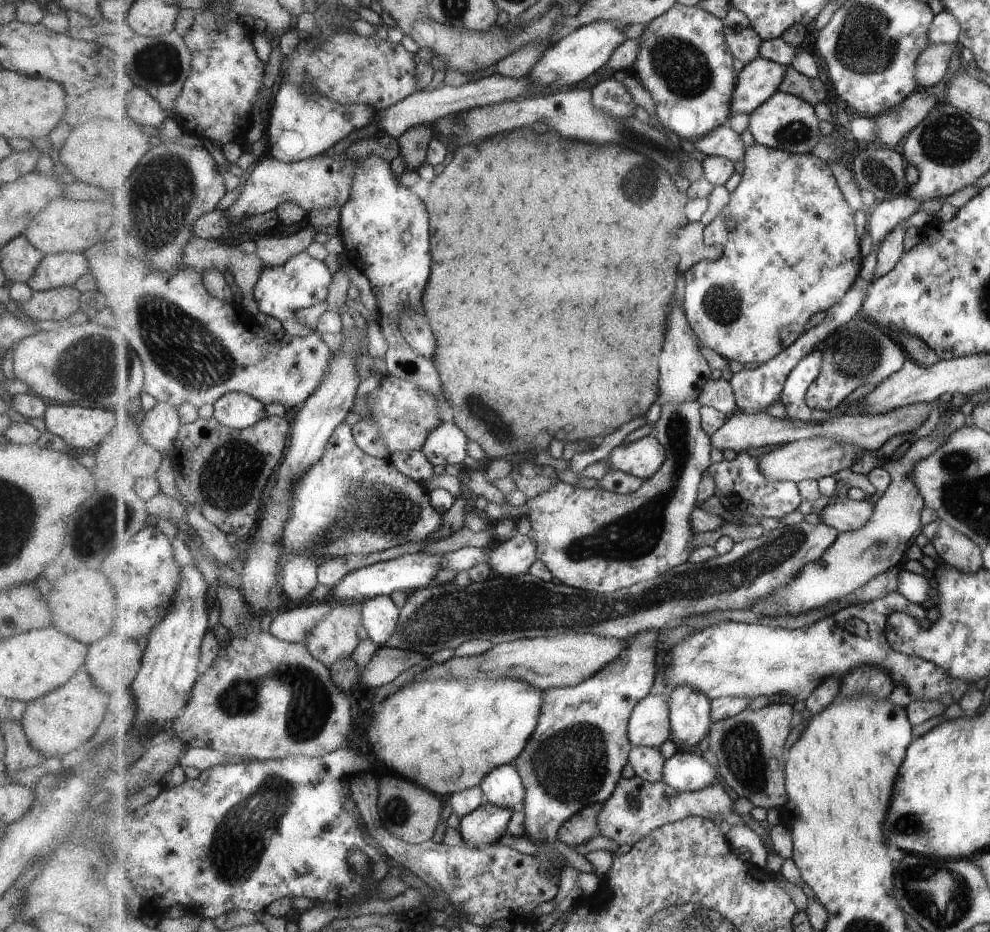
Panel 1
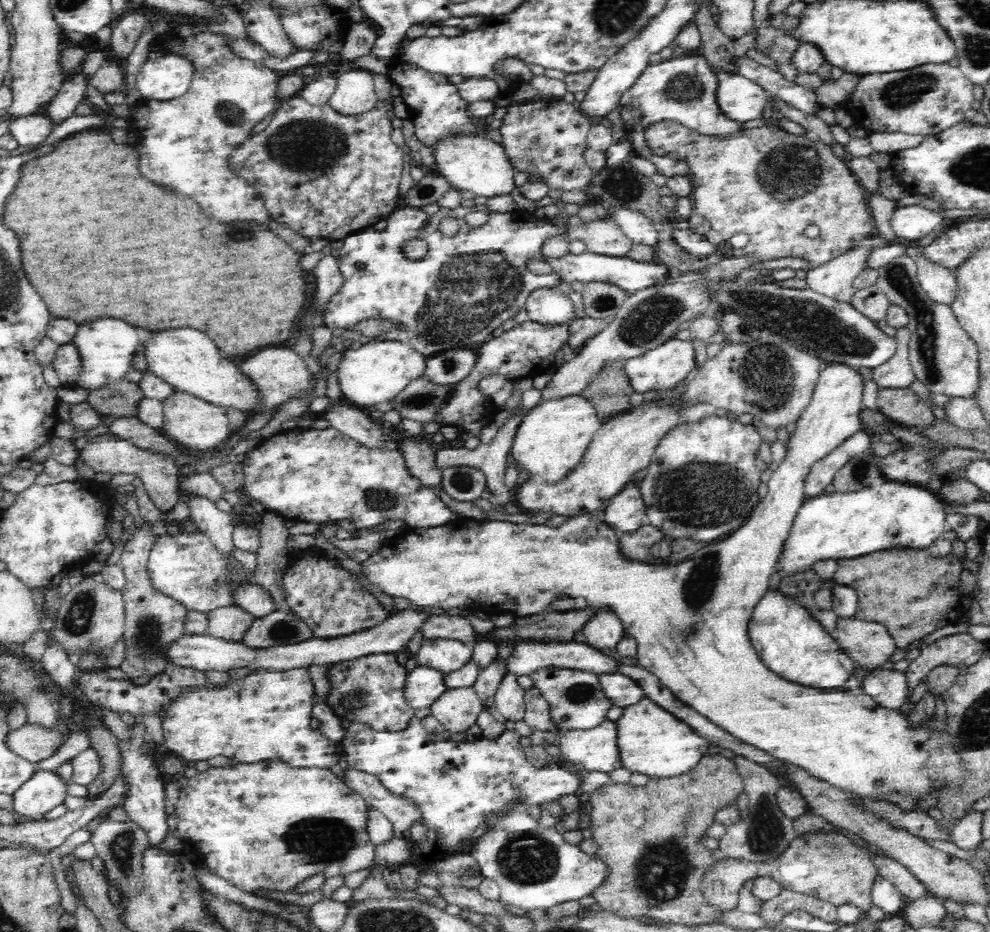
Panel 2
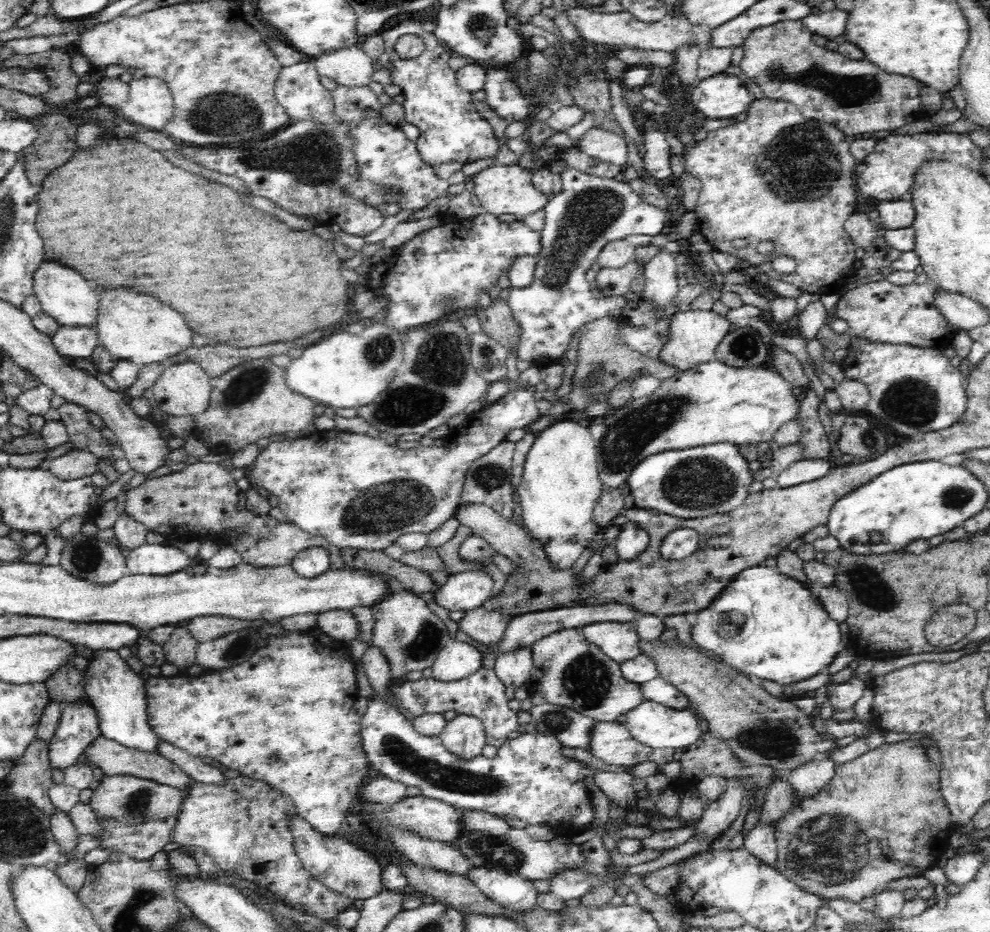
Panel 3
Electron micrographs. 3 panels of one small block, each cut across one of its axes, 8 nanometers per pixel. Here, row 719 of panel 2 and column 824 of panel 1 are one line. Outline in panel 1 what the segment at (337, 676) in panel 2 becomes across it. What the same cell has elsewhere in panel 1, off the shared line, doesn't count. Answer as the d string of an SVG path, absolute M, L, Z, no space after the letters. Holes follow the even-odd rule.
M857 314L843 328L837 328L821 349L824 352L823 368L819 376L809 386L806 403L813 410L831 412L841 404L847 396L863 386L877 386L886 378L903 368L903 363L909 358L898 339L887 332L879 324L871 322L865 315Z

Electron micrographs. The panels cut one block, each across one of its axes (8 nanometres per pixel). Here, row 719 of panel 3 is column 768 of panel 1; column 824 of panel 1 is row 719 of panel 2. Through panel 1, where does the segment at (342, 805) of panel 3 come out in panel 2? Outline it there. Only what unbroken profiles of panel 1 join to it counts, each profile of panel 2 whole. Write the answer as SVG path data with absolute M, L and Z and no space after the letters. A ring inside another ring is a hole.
M258 667L257 669L252 668L244 678L226 680L222 686L218 686L218 684L206 680L203 683L186 687L181 693L175 696L175 699L170 701L170 704L167 704L166 708L164 708L166 716L161 718L161 738L163 739L163 746L167 748L170 754L174 754L178 758L186 760L186 762L192 762L192 764L195 762L202 762L202 760L210 760L210 758L216 758L216 756L226 756L226 758L234 758L234 760L240 764L256 764L262 760L277 760L292 768L323 768L324 770L330 770L332 766L336 766L340 760L344 759L343 750L339 743L334 743L326 737L320 728L314 730L314 728L310 726L310 720L313 718L312 708L314 708L316 701L316 690L314 689L314 682L312 682L308 667L289 668L282 671L264 667Z

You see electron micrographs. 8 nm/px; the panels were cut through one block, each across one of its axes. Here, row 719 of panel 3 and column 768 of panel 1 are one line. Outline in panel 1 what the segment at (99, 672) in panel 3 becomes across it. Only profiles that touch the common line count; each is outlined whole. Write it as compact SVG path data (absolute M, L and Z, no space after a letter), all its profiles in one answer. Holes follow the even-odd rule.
M780 90L751 113L748 129L757 144L804 155L812 153L821 144L820 140L823 135L819 130L819 124L821 122L815 114L812 103Z

